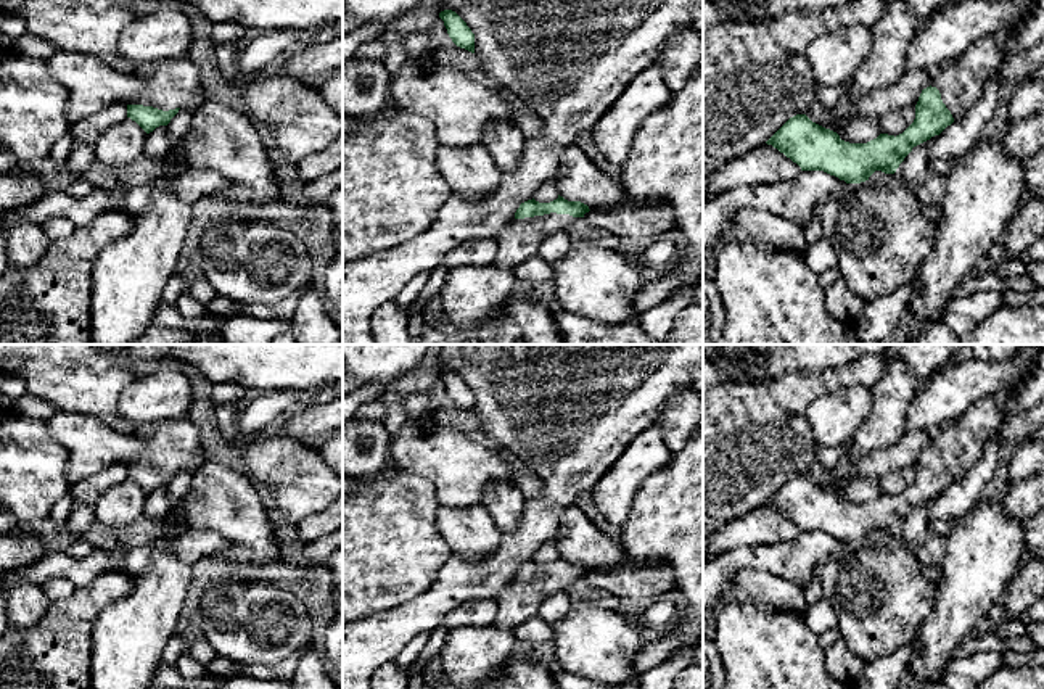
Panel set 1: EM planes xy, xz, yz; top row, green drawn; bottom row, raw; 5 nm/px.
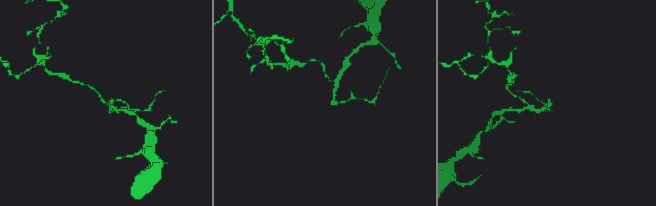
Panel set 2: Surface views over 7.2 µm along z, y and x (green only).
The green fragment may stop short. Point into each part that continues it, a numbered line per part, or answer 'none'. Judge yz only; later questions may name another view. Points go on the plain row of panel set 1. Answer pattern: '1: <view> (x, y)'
1: yz (961, 443)

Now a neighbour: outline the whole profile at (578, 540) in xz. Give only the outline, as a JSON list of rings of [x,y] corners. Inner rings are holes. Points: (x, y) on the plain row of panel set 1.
[[[577,505],[563,512],[553,543],[560,557],[581,562],[590,571],[611,571],[634,560],[618,539],[603,534]]]

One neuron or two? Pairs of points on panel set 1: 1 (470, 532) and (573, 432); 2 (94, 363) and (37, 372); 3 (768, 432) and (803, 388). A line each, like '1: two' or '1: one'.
1: two
2: one
3: one

